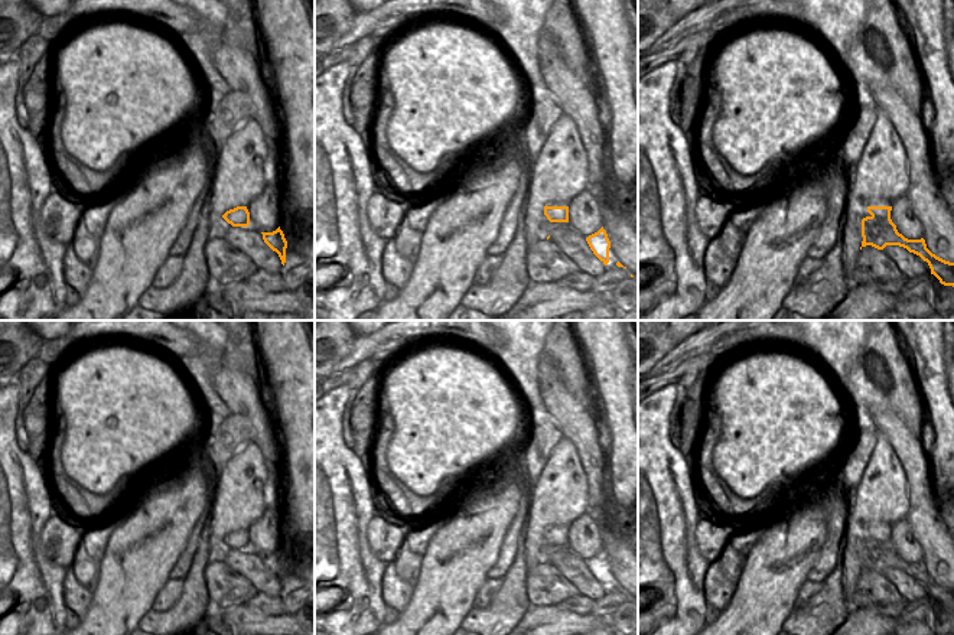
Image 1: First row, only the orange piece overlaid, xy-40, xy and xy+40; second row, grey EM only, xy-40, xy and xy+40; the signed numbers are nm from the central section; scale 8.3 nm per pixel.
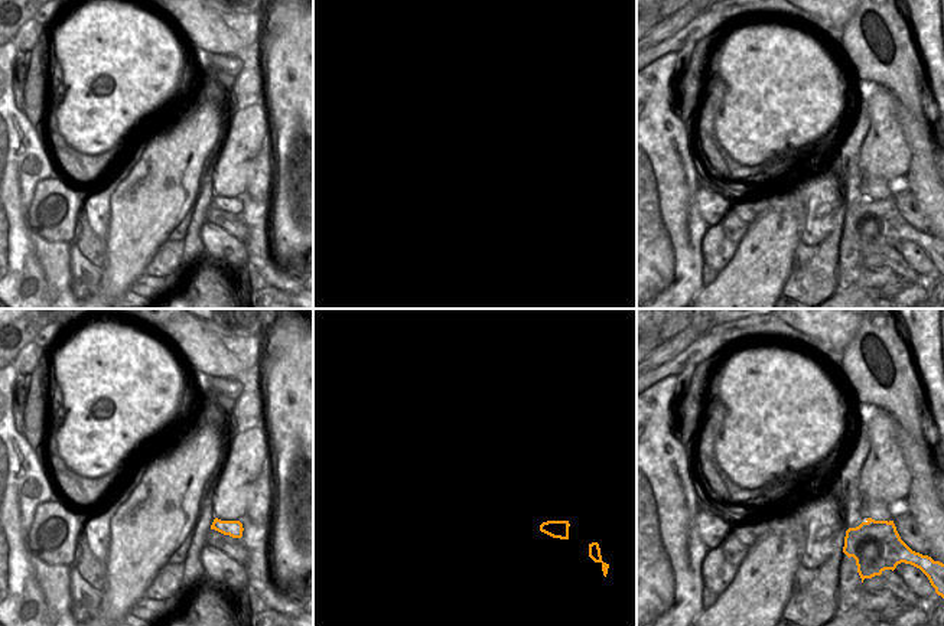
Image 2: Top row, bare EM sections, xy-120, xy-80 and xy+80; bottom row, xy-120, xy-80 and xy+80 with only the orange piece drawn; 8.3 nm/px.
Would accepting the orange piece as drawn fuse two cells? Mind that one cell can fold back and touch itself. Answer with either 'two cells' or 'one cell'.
two cells

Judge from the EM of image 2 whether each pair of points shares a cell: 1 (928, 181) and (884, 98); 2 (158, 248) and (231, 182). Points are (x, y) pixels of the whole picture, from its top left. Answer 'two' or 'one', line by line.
1: two
2: two

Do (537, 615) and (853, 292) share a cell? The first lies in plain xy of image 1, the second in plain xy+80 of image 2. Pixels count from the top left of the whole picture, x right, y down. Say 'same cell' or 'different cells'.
same cell

